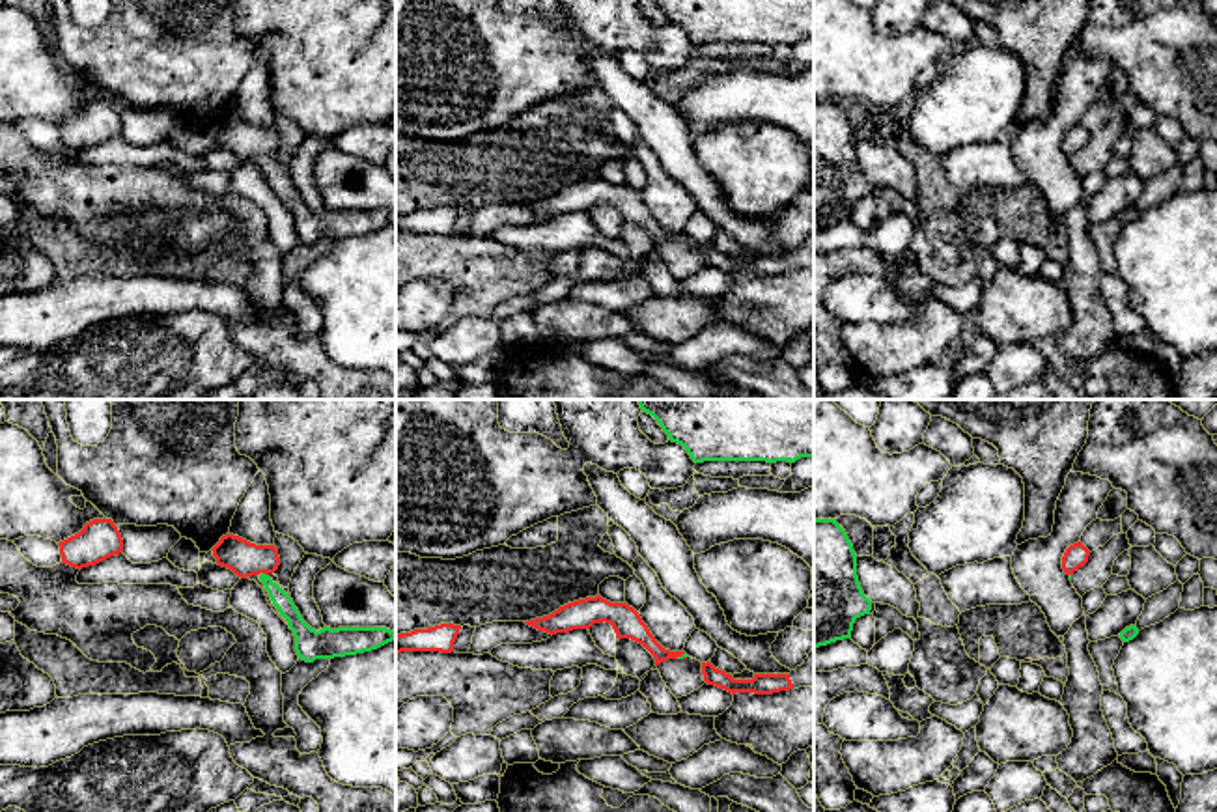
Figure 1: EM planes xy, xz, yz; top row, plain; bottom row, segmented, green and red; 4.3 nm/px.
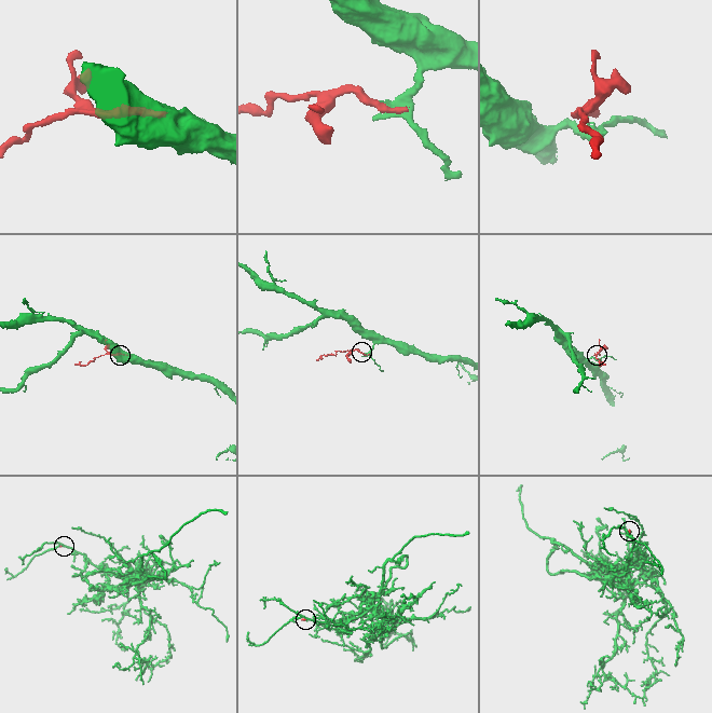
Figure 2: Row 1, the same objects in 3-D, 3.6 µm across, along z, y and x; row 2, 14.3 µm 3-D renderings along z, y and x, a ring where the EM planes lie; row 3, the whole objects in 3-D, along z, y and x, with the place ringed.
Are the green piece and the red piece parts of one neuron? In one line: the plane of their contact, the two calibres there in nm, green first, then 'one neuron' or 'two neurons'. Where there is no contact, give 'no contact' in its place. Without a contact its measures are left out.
xy | 80/150 nm | two neurons

